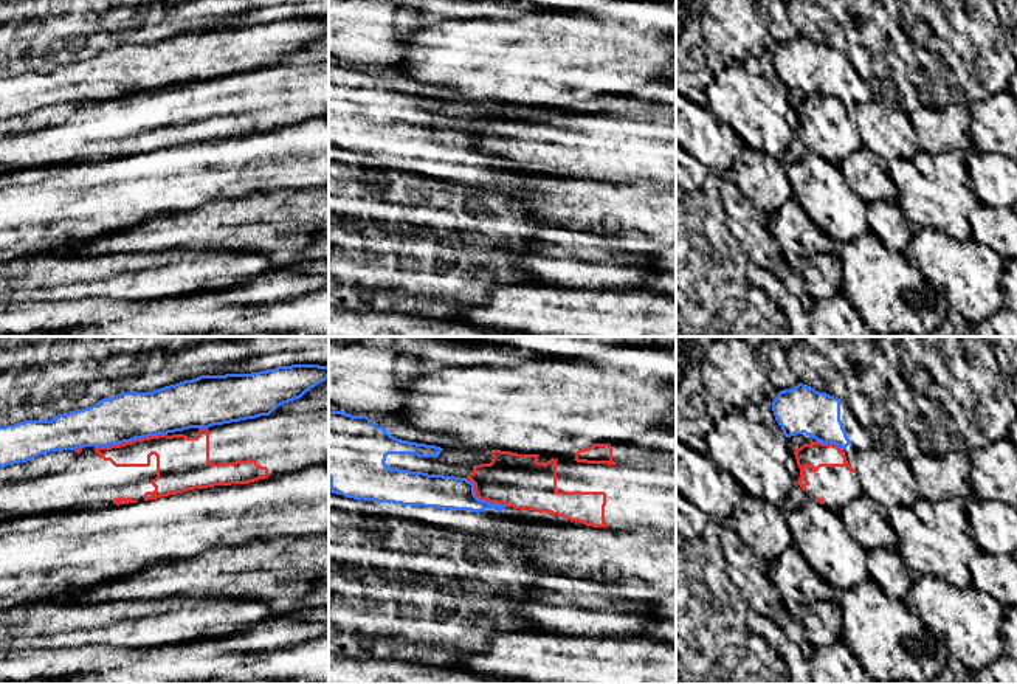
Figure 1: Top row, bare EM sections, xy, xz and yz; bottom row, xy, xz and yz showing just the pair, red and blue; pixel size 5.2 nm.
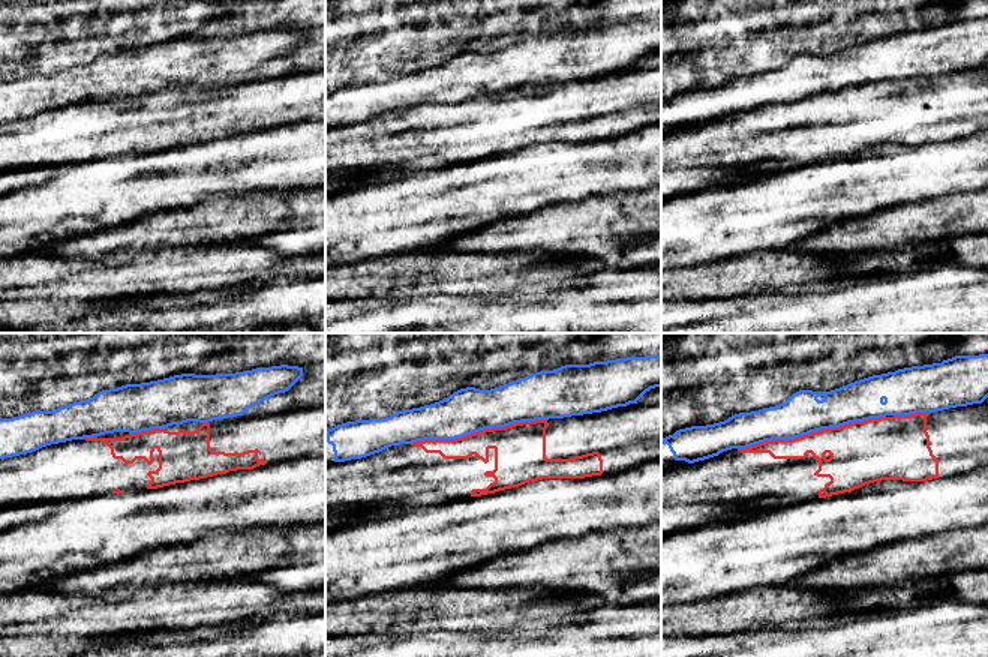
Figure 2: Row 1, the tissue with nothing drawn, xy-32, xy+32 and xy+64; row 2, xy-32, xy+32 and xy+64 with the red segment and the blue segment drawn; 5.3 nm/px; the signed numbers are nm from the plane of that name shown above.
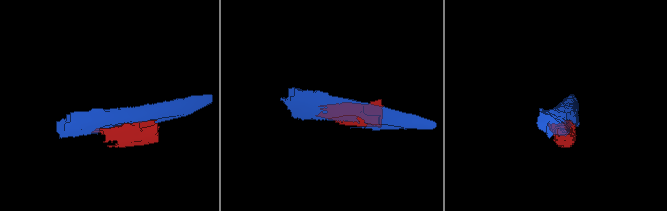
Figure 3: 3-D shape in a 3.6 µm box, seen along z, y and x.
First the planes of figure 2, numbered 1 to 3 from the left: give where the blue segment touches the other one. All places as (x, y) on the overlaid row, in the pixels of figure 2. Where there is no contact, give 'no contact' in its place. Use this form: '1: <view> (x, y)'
1: xy-32 (146, 431)
2: xy+32 (480, 431)
3: xy+64 (811, 432)

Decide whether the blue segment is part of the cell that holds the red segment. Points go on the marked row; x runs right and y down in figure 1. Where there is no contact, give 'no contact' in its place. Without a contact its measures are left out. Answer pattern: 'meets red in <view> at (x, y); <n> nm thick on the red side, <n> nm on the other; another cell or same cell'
meets red in xy at (132, 441); 220 nm thick on the red side, 260 nm on the other; another cell

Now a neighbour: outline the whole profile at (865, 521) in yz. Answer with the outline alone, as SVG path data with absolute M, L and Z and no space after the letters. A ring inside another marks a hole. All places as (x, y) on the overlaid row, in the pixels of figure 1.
M860 495L846 504L839 516L851 540L867 552L874 549L893 549L898 541L882 506L867 495Z

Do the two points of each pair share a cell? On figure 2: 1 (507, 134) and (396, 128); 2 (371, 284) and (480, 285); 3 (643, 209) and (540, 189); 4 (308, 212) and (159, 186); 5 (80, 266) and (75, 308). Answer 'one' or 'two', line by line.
1: one
2: one
3: two
4: two
5: two

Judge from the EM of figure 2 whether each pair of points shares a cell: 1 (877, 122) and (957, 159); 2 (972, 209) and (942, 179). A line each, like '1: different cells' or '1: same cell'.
1: different cells
2: different cells

